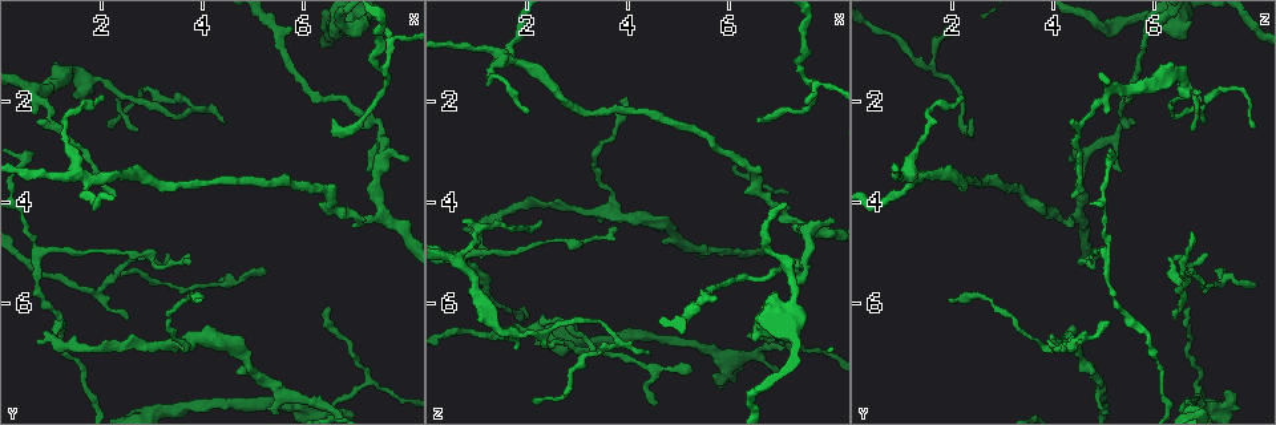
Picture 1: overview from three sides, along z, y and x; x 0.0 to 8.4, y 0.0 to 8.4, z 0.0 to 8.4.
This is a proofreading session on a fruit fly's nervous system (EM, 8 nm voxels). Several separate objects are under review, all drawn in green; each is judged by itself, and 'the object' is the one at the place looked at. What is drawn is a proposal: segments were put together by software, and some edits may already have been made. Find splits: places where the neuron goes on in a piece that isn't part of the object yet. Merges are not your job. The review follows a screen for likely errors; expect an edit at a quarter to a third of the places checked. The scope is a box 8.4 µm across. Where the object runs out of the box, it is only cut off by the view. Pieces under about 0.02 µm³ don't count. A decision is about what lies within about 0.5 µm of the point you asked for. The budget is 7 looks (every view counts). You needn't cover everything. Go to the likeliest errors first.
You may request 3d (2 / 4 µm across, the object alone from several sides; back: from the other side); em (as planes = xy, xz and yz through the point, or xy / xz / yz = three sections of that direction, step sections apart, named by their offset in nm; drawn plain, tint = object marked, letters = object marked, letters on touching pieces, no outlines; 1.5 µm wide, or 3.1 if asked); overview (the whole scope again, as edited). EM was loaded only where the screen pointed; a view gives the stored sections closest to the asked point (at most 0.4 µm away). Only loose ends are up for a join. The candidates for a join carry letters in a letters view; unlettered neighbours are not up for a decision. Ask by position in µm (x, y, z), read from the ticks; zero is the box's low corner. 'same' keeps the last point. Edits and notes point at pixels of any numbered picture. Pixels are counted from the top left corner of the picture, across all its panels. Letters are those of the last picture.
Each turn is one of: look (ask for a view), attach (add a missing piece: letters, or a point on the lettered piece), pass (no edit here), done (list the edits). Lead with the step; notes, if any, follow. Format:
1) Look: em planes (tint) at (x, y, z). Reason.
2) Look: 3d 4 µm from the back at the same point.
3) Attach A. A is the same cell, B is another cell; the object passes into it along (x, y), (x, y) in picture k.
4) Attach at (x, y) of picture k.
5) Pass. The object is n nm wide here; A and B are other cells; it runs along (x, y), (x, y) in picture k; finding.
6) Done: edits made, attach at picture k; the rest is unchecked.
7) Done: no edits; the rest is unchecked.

Look: em planes (tint) at (2.05, 2.00, 2.25).

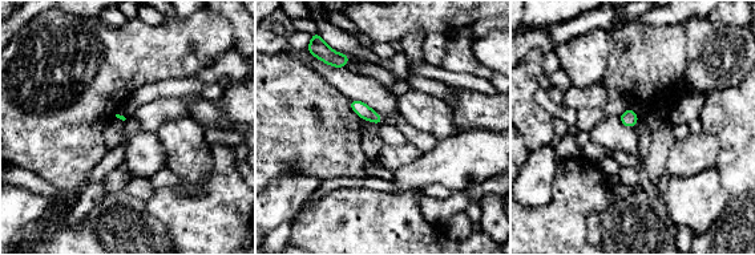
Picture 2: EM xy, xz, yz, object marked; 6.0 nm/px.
Look: em planes (letters) at the same point.

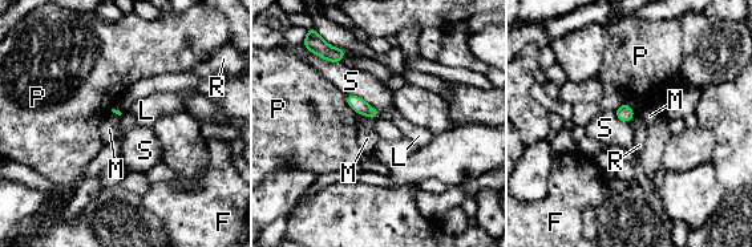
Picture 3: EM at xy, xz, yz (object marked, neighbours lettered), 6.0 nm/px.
Pass. The longest contact is with S, 260 nm; F, L, M, P, R and S are other cells; a border runs along (635, 113), (630, 121) in picture 3; no lettered piece goes on from it.

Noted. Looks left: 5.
Look: 3d 2 µm at (2.25, 3.90, 4.40). Branch stops here.

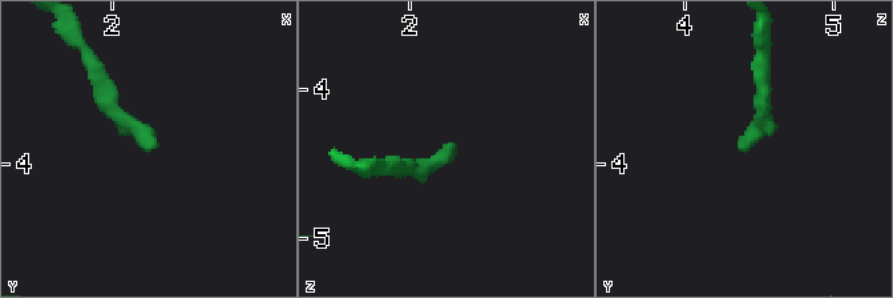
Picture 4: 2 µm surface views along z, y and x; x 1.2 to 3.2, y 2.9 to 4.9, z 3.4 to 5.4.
Look: em planes (letters) at (2.30, 3.90, 4.40).

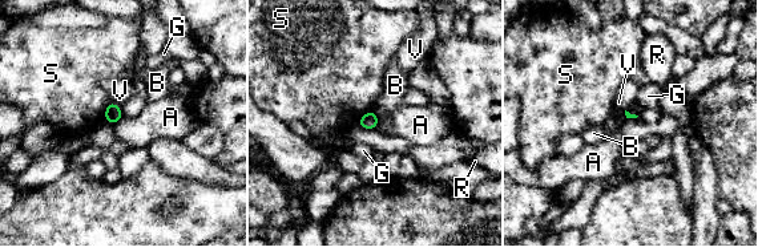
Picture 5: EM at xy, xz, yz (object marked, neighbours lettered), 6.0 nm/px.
Pass. A, B, G, R, S and V are other cells; a border runs along (378, 116), (375, 128) in picture 5; no lettered piece goes on from it.

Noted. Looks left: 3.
Look: 3d 4 µm from the back at (6.50, 6.10, 6.65). Tapers out.

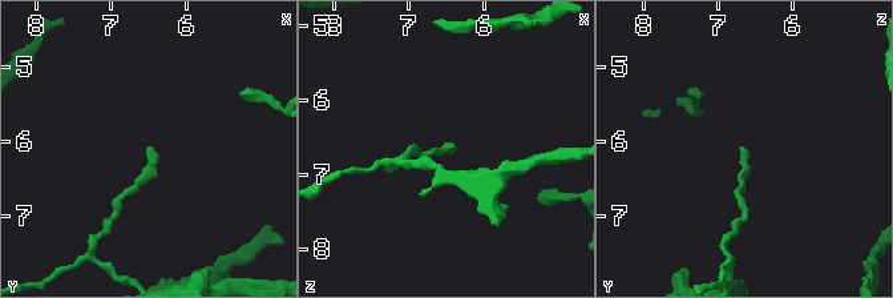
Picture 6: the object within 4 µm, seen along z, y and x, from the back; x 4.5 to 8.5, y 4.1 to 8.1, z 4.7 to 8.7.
Look: em planes (tint) at (6.50, 6.05, 6.65). Need the tissue.

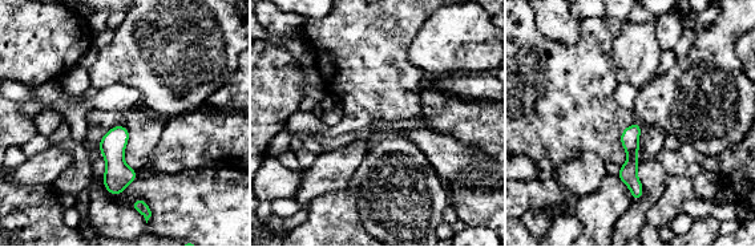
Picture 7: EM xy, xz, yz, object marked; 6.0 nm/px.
Look: em planes (letters) at the same point. See the neighbours.

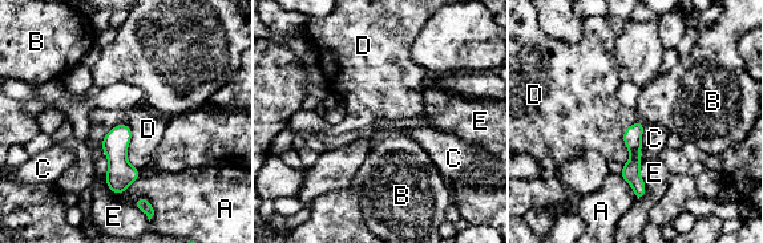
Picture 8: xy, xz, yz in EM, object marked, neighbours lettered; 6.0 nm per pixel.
Pass. The longest contact is with D, 320 nm; A, B, C, D and E are other cells; it runs along (640, 125), (634, 132), (638, 195) in picture 8; no lettered piece goes on from it.

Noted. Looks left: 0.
Done: no edits; the rest is unchecked.

